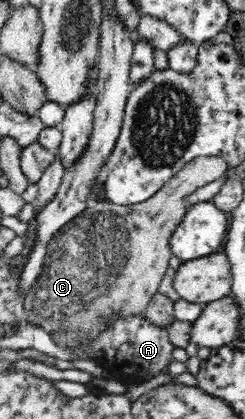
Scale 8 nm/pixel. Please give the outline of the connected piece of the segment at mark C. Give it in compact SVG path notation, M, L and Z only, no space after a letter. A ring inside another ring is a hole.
M200 155L186 163L157 194L144 202L129 206L119 206L106 200L90 203L49 241L44 271L25 297L24 308L30 316L29 321L44 327L49 335L70 327L72 331L80 330L82 335L86 334L88 340L94 340L104 327L103 316L113 310L122 316L140 316L144 313L148 303L158 293L170 260L174 257L169 239L189 210L191 204L187 203L187 197L224 176L229 168L226 160L219 155Z

